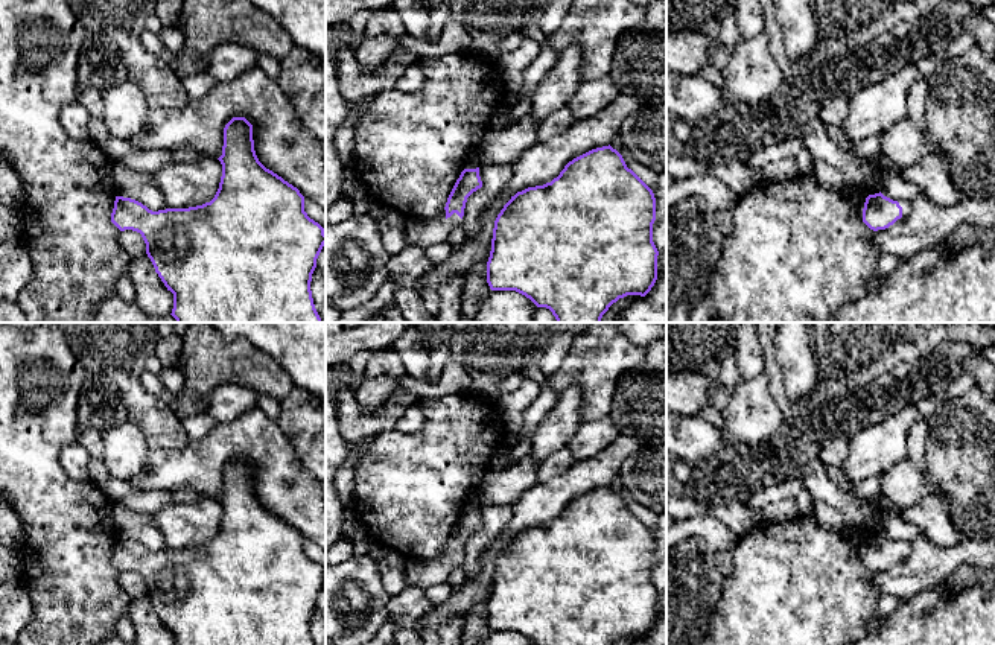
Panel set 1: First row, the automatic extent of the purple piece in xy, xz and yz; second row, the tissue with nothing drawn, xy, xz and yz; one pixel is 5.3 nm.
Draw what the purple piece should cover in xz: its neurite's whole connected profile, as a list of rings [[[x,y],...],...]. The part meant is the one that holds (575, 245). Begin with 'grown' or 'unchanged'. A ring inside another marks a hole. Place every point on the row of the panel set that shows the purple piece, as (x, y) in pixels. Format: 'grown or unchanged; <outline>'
unchanged; [[[610,145],[569,161],[557,178],[517,192],[494,221],[487,283],[491,291],[516,291],[537,307],[552,312],[557,322],[601,322],[619,298],[645,297],[657,280],[659,251],[653,242],[656,198],[653,190],[627,167]]]

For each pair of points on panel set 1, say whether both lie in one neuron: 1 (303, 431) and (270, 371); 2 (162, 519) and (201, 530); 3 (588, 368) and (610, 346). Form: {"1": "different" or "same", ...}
{"1": "different", "2": "same", "3": "same"}

